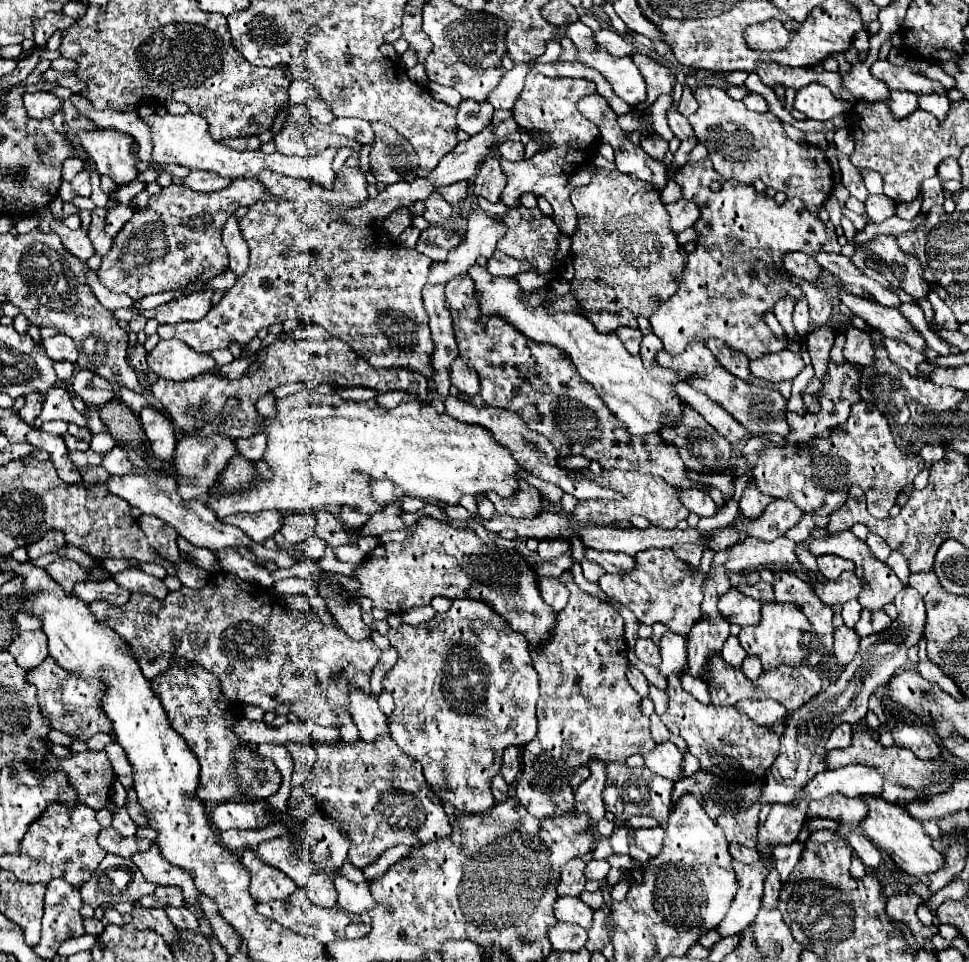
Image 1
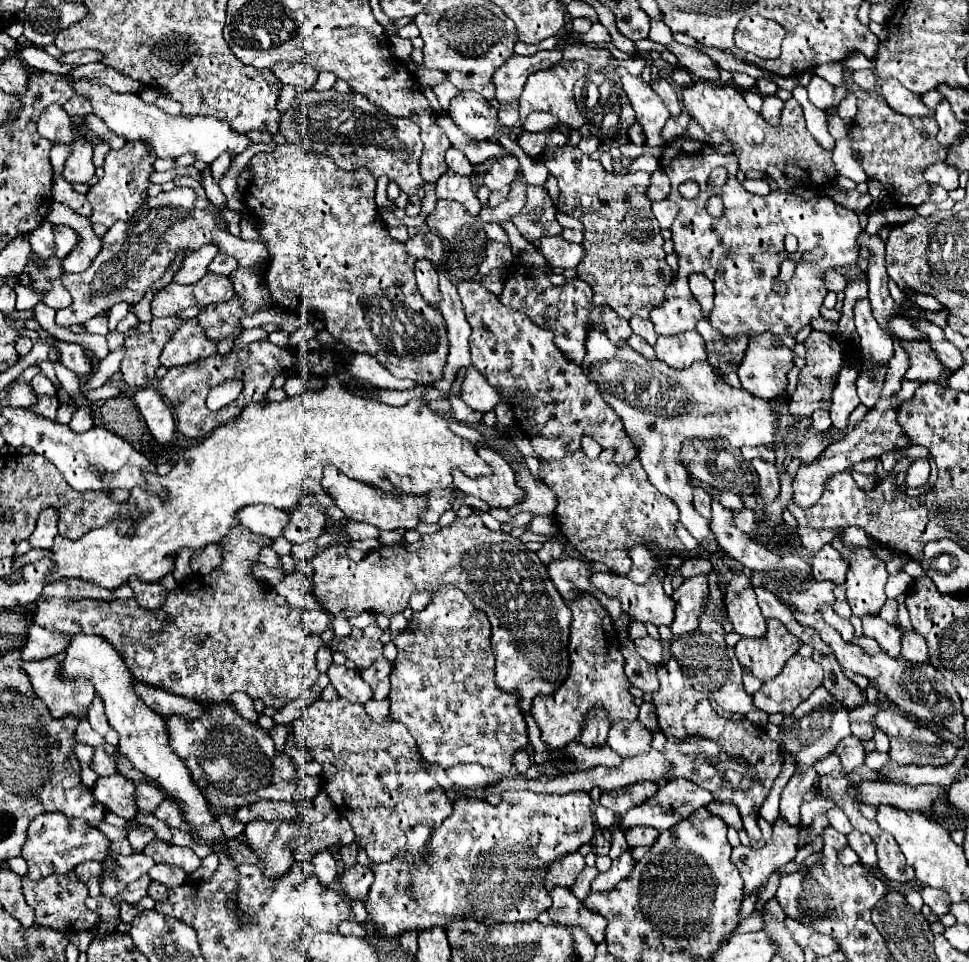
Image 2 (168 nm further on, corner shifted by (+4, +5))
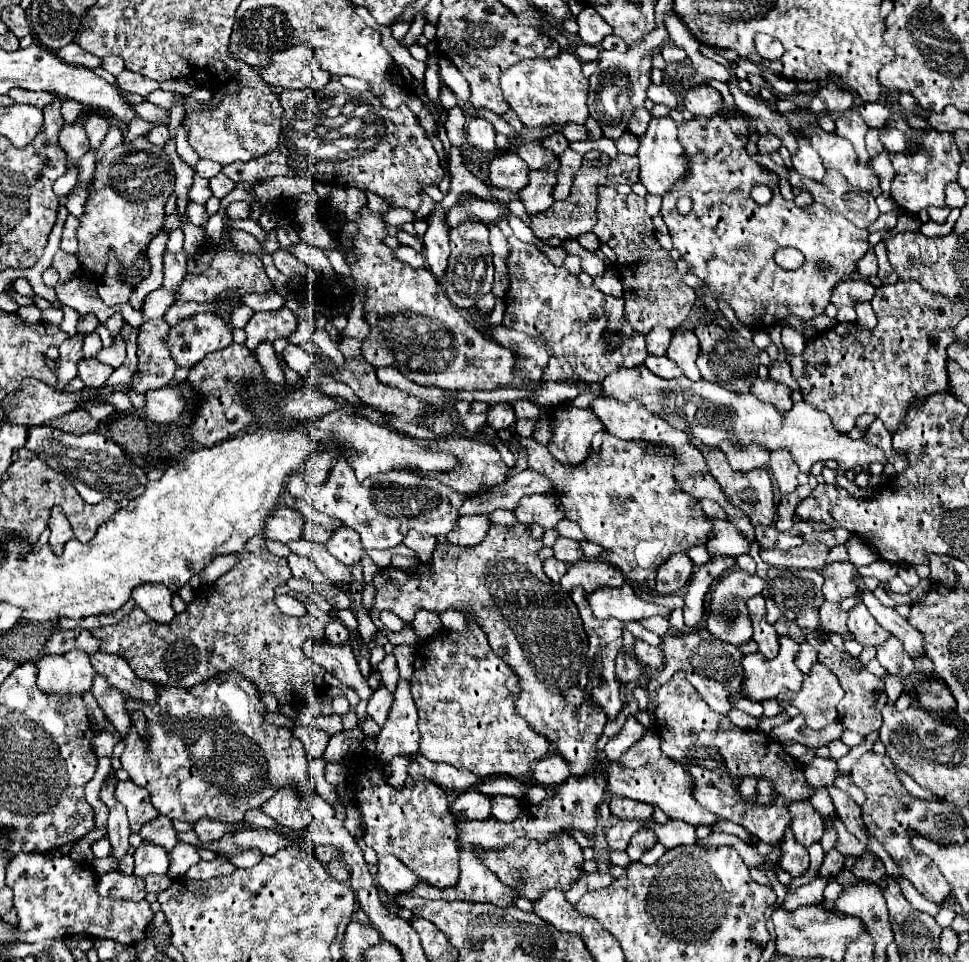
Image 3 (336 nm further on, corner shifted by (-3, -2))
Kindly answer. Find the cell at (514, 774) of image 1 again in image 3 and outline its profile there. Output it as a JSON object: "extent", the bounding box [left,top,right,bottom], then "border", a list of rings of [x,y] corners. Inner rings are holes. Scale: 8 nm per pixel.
{"extent":[532,754,570,786],"border":[[[550,754],[542,760],[538,760],[534,764],[534,772],[532,772],[532,778],[544,786],[562,784],[568,776],[570,776],[570,764],[566,764],[566,760],[562,760],[562,756],[558,756],[558,754]]]}

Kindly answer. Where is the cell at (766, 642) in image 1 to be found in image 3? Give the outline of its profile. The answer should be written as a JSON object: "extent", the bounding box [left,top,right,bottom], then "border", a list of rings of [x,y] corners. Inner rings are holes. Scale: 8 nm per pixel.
{"extent":[742,636,804,702],"border":[[[780,636],[780,652],[774,660],[766,660],[760,652],[756,654],[744,654],[742,656],[742,668],[744,668],[744,678],[742,678],[742,696],[754,702],[762,702],[768,698],[776,698],[780,692],[798,692],[802,686],[804,674],[796,668],[794,658],[796,652],[800,650],[800,644],[794,642],[788,636]]]}

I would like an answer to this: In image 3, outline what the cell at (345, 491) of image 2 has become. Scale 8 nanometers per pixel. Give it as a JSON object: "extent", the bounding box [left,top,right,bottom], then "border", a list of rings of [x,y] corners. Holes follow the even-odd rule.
{"extent":[307,458,470,550],"border":[[[340,458],[334,462],[326,482],[308,483],[307,491],[310,492],[314,508],[356,530],[366,550],[398,546],[410,528],[430,536],[446,536],[458,528],[460,506],[466,498],[470,498],[446,488],[434,478],[424,478],[408,470],[390,470],[358,482],[350,464]]]}

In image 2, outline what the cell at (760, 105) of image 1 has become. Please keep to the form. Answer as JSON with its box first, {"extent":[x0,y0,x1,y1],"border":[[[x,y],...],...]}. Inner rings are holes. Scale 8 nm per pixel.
{"extent":[759,95,783,125],"border":[[[765,95],[763,97],[763,107],[759,111],[759,115],[771,123],[771,125],[777,125],[779,121],[779,115],[781,115],[781,109],[783,109],[783,101],[777,97],[777,95]]]}

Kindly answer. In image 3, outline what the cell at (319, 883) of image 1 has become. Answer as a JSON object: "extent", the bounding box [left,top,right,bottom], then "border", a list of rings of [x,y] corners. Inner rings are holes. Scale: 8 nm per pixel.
{"extent":[328,858,350,882],"border":[[[334,858],[334,860],[328,862],[328,872],[330,872],[338,882],[350,880],[350,870],[346,868],[346,864],[342,864],[340,858]]]}

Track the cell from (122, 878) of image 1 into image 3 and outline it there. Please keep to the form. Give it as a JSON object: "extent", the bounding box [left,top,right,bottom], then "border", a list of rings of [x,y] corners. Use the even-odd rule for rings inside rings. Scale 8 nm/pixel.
{"extent":[134,844,170,878],"border":[[[140,844],[134,852],[134,860],[136,860],[134,876],[138,878],[144,878],[148,874],[166,874],[170,864],[166,850],[154,844]]]}

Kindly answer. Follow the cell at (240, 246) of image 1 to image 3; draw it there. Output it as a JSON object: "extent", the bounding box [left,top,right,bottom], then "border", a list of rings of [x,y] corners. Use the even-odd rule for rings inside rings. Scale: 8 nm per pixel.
{"extent":[246,308,296,352],"border":[[[280,308],[274,312],[256,312],[246,324],[246,348],[252,352],[264,340],[274,342],[278,338],[288,338],[296,330],[296,316],[288,308]]]}

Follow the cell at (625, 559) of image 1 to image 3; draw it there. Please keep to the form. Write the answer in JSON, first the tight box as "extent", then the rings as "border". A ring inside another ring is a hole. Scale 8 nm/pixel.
{"extent":[656,552,694,594],"border":[[[680,552],[670,556],[660,568],[658,568],[658,578],[656,578],[656,592],[658,594],[674,594],[680,588],[684,588],[690,578],[692,578],[694,562],[688,558],[688,554]]]}

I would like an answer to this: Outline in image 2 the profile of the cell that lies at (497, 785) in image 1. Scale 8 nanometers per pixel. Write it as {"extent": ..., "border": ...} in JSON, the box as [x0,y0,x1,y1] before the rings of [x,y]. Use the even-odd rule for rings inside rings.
{"extent":[447,765,493,789],"border":[[[455,765],[447,775],[453,785],[463,789],[487,789],[493,783],[493,773],[481,765]]]}

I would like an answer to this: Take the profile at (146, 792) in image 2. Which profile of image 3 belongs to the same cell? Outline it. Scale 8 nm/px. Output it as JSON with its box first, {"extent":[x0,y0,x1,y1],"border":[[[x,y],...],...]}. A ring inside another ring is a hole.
{"extent":[138,814,180,852],"border":[[[162,814],[156,820],[152,820],[150,824],[146,824],[138,834],[142,836],[142,840],[158,844],[166,852],[170,852],[170,848],[174,848],[180,842],[178,836],[176,836],[176,830],[172,826],[172,820],[166,818],[166,816],[162,816]]]}

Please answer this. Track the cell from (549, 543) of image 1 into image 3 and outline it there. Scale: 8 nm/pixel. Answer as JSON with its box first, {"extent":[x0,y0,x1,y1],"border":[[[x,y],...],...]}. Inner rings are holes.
{"extent":[544,558,568,584],"border":[[[556,558],[544,560],[544,574],[546,574],[554,584],[560,582],[560,578],[566,574],[566,568],[568,568],[568,566],[566,566],[564,562],[556,560]]]}

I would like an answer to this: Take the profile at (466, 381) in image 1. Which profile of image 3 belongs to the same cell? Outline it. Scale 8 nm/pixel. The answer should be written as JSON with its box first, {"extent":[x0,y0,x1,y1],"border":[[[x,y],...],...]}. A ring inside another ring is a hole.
{"extent":[488,404,516,430],"border":[[[494,404],[488,410],[488,426],[492,426],[494,430],[506,430],[510,426],[514,426],[516,416],[510,404]]]}

